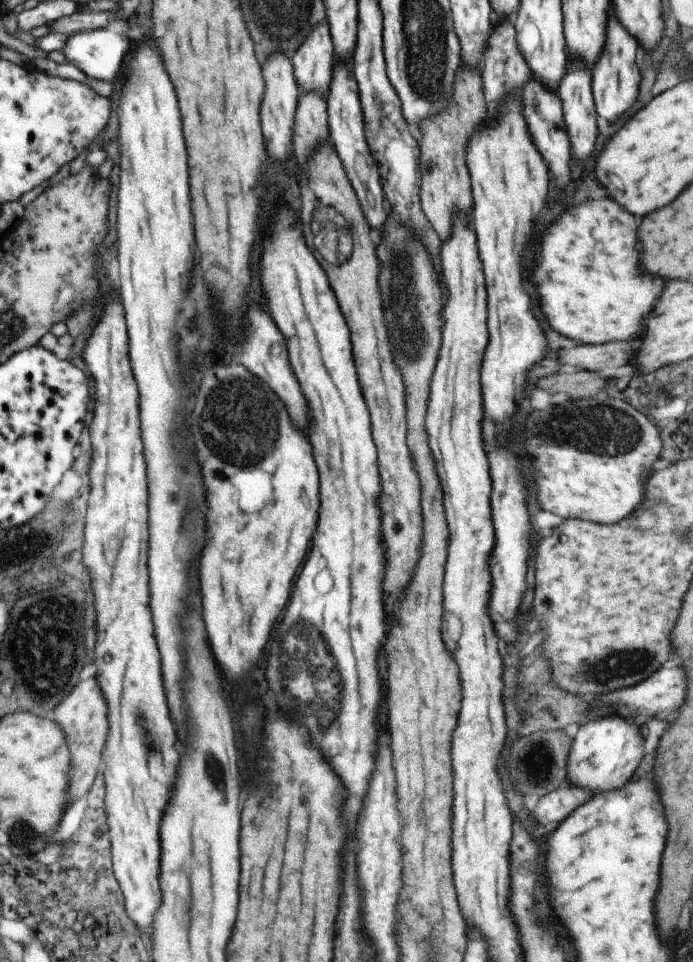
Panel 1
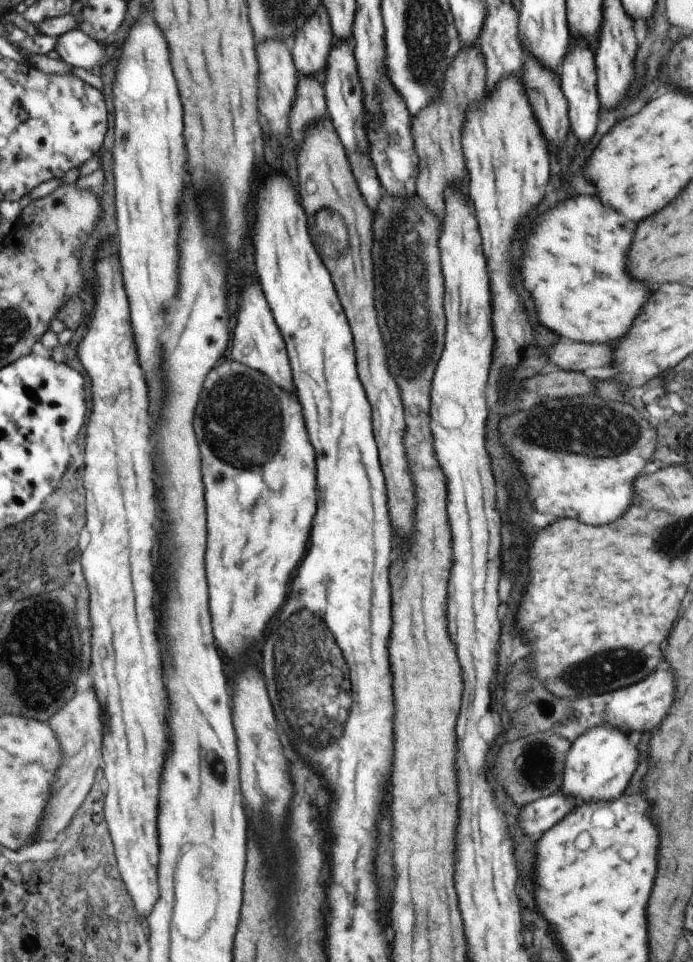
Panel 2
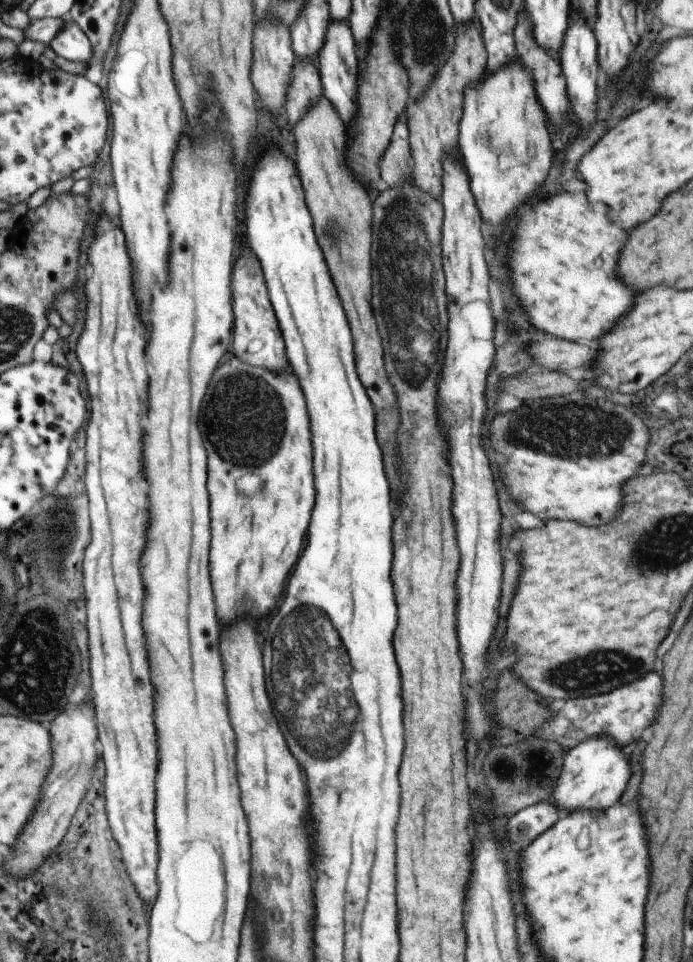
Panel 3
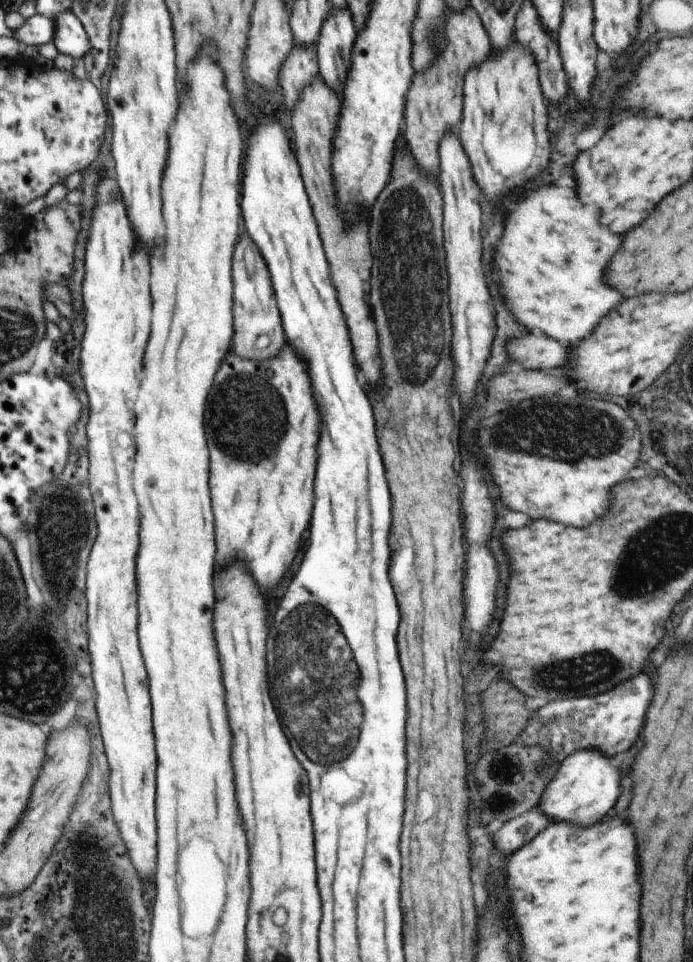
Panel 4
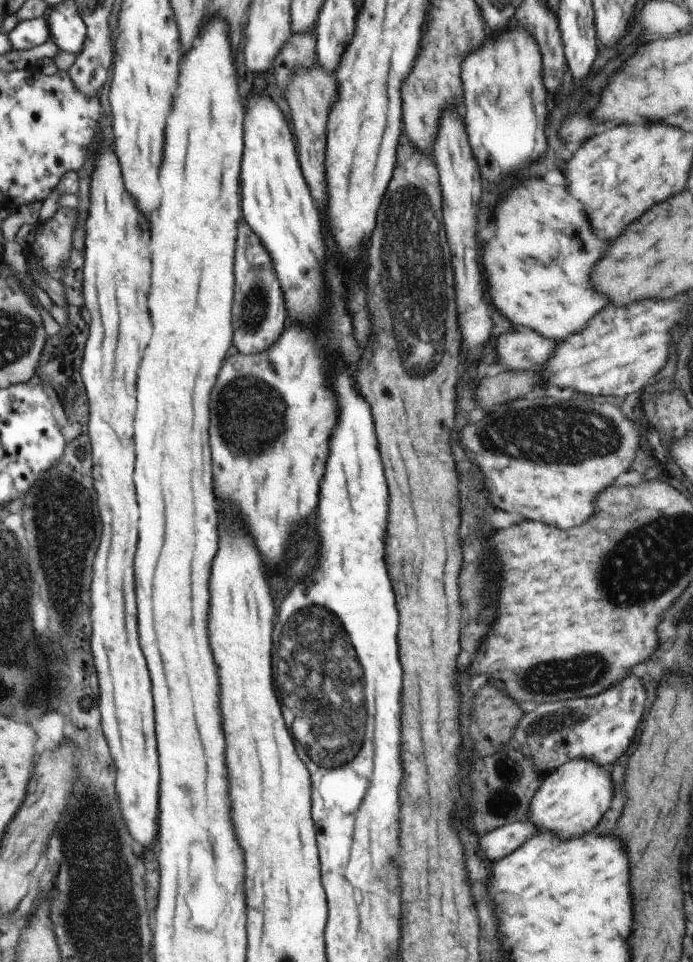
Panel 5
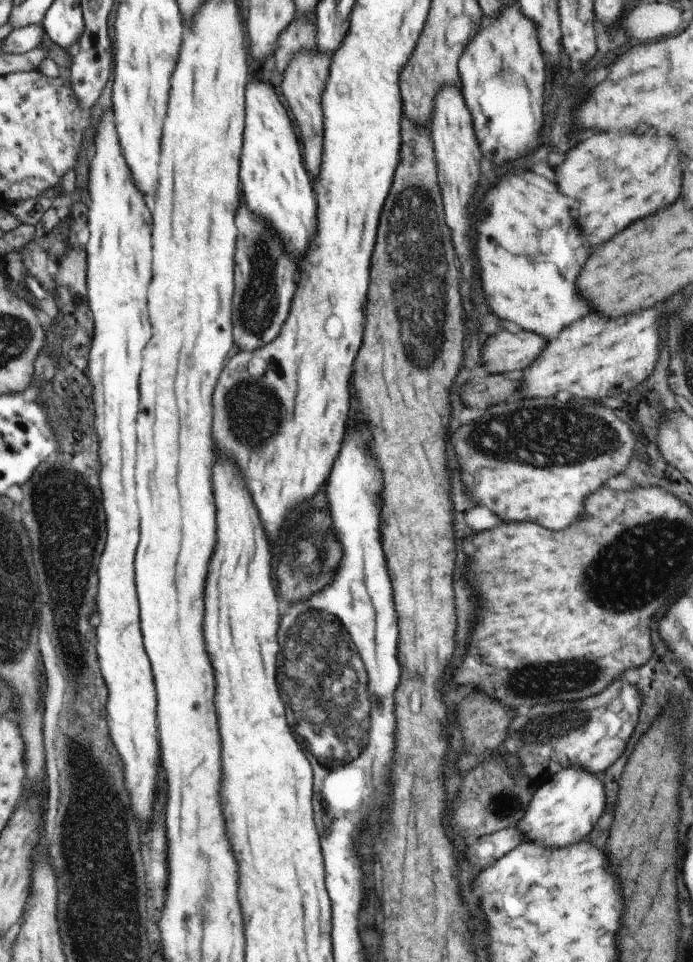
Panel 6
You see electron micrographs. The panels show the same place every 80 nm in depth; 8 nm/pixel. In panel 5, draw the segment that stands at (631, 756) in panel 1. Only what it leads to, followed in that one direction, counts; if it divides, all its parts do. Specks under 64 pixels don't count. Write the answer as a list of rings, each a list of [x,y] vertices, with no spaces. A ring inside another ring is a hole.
[[[572,759],[546,775],[532,797],[528,820],[540,833],[552,833],[558,839],[566,841],[592,832],[600,819],[610,808],[613,794],[612,781],[608,771],[586,759]]]

